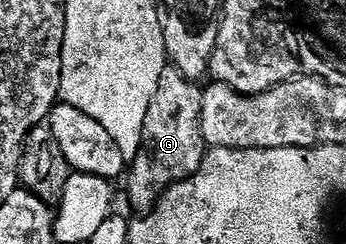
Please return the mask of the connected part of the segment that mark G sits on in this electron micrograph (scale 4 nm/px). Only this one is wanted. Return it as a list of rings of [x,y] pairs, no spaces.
[[[168,68],[160,72],[152,104],[148,104],[148,116],[144,116],[142,146],[129,163],[124,178],[126,198],[132,209],[142,210],[138,212],[155,209],[159,198],[171,186],[191,178],[202,166],[202,160],[208,153],[200,128],[202,92],[203,87],[197,81],[184,77],[178,70]]]

